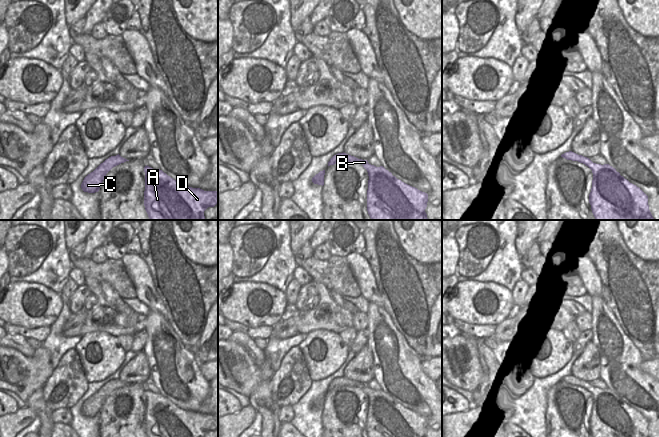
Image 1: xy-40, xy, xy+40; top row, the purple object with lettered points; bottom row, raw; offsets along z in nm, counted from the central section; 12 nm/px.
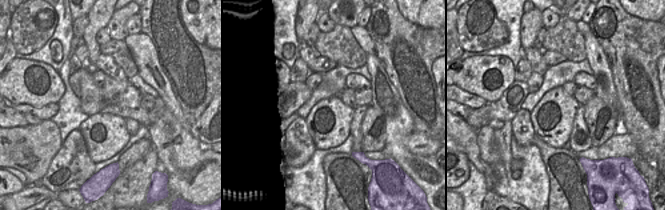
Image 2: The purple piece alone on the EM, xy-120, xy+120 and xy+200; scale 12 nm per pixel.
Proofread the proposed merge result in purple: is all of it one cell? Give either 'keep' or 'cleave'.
keep

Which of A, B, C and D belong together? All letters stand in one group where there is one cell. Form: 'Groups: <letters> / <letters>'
Groups: A B C D

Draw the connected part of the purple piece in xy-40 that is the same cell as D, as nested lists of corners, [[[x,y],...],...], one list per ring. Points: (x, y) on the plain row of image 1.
[[[147,389],[144,391],[144,396],[144,430],[147,437],[204,437],[208,431],[214,431],[218,427],[218,415],[186,411],[162,394],[153,393]]]

